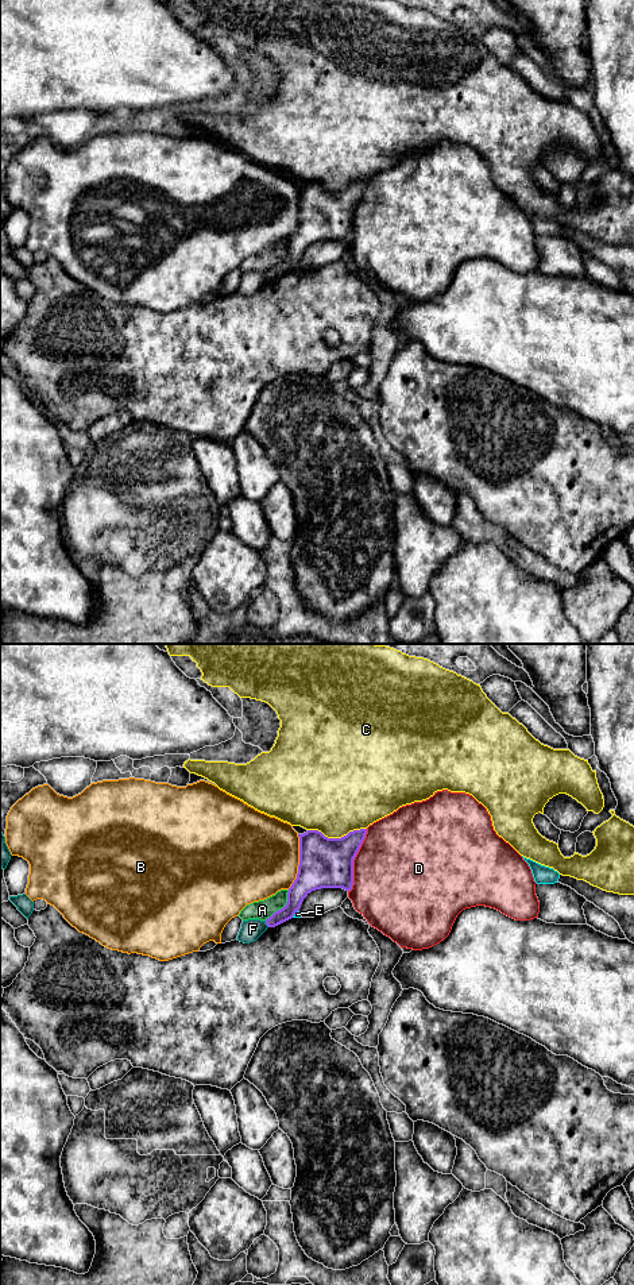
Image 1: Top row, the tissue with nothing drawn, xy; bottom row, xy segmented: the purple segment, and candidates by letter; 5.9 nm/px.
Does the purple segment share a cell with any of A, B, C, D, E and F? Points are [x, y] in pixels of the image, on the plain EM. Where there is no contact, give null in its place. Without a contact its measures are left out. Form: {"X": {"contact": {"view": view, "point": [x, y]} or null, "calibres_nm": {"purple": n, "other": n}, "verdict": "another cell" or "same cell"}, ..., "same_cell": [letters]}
{"A": {"contact": {"view": "xy", "point": [283, 259]}, "calibres_nm": {"purple": 170, "other": 120}, "verdict": "another cell"}, "B": {"contact": {"view": "xy", "point": [300, 213]}, "calibres_nm": {"purple": 300, "other": 480}, "verdict": "another cell"}, "C": {"contact": {"view": "xy", "point": [336, 190]}, "calibres_nm": {"purple": 300, "other": 460}, "verdict": "another cell"}, "D": {"contact": {"view": "xy", "point": [354, 211]}, "calibres_nm": {"purple": 300, "other": 480}, "verdict": "another cell"}, "E": {"contact": {"view": "xy", "point": [294, 265]}, "calibres_nm": {"purple": 180, "other": 30}, "verdict": "another cell"}, "F": {"contact": {"view": "xy", "point": [266, 276]}, "calibres_nm": {"purple": 110, "other": 120}, "verdict": "another cell"}, "same_cell": []}

